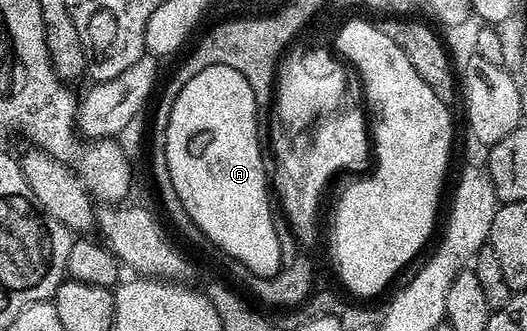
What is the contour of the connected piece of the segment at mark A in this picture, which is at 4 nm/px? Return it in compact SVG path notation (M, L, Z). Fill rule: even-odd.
M212 66L199 71L198 75L194 75L194 79L181 84L178 99L174 99L174 107L168 116L168 126L164 134L166 135L166 167L170 167L170 183L174 191L178 191L178 199L182 199L182 207L186 207L186 215L190 215L190 219L201 229L208 241L217 246L224 257L233 257L240 263L244 263L256 276L272 277L279 272L281 264L278 251L278 222L272 218L272 205L268 202L270 177L262 167L262 151L260 150L262 138L258 135L255 99L246 79L238 71L234 71L233 67Z

